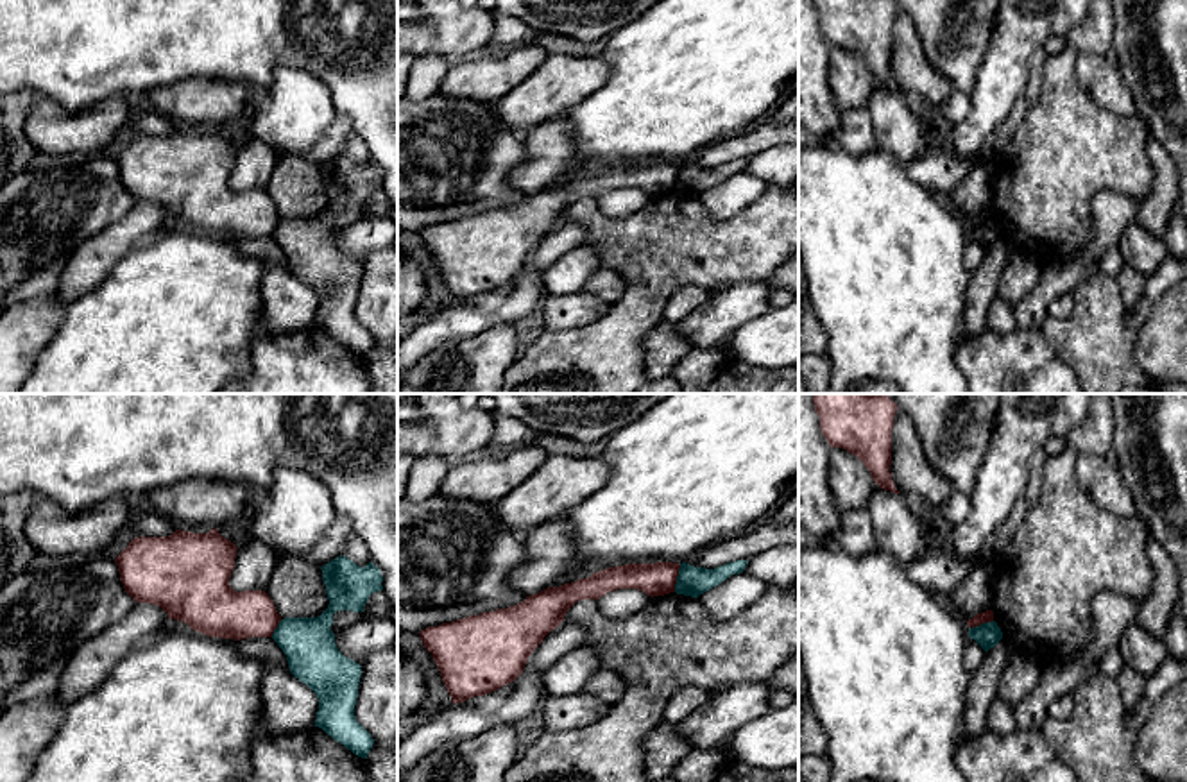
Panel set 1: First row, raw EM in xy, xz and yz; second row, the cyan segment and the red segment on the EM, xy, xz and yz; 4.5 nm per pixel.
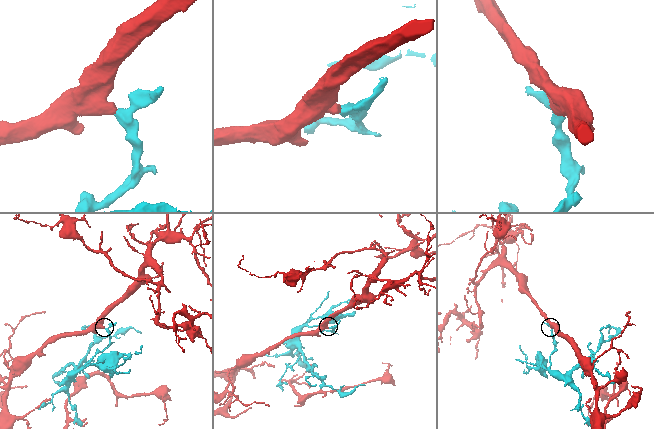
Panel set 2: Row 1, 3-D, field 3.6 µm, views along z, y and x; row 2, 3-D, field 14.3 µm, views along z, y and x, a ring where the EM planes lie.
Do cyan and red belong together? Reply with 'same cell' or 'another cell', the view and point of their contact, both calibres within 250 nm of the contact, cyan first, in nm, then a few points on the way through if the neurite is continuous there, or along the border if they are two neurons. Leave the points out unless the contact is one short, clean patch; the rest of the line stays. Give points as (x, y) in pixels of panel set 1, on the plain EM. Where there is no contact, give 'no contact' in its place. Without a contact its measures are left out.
another cell; meets cyan in xz at (677, 178); 130 nm thick on the cyan side, 150 nm on the other; border along xz (681, 163), (674, 190)

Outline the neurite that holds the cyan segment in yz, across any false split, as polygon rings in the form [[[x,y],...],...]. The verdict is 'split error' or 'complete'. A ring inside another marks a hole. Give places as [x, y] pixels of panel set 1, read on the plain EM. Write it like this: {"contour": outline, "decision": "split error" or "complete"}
{"contour": [[[990,220],[990,222],[983,222],[979,225],[969,227],[969,236],[974,238],[985,251],[988,251],[1003,238],[1003,231],[995,220]]], "decision": "complete"}

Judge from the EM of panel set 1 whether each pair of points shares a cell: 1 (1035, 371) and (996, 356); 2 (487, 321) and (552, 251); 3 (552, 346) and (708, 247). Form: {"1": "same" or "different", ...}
{"1": "same", "2": "same", "3": "same"}

